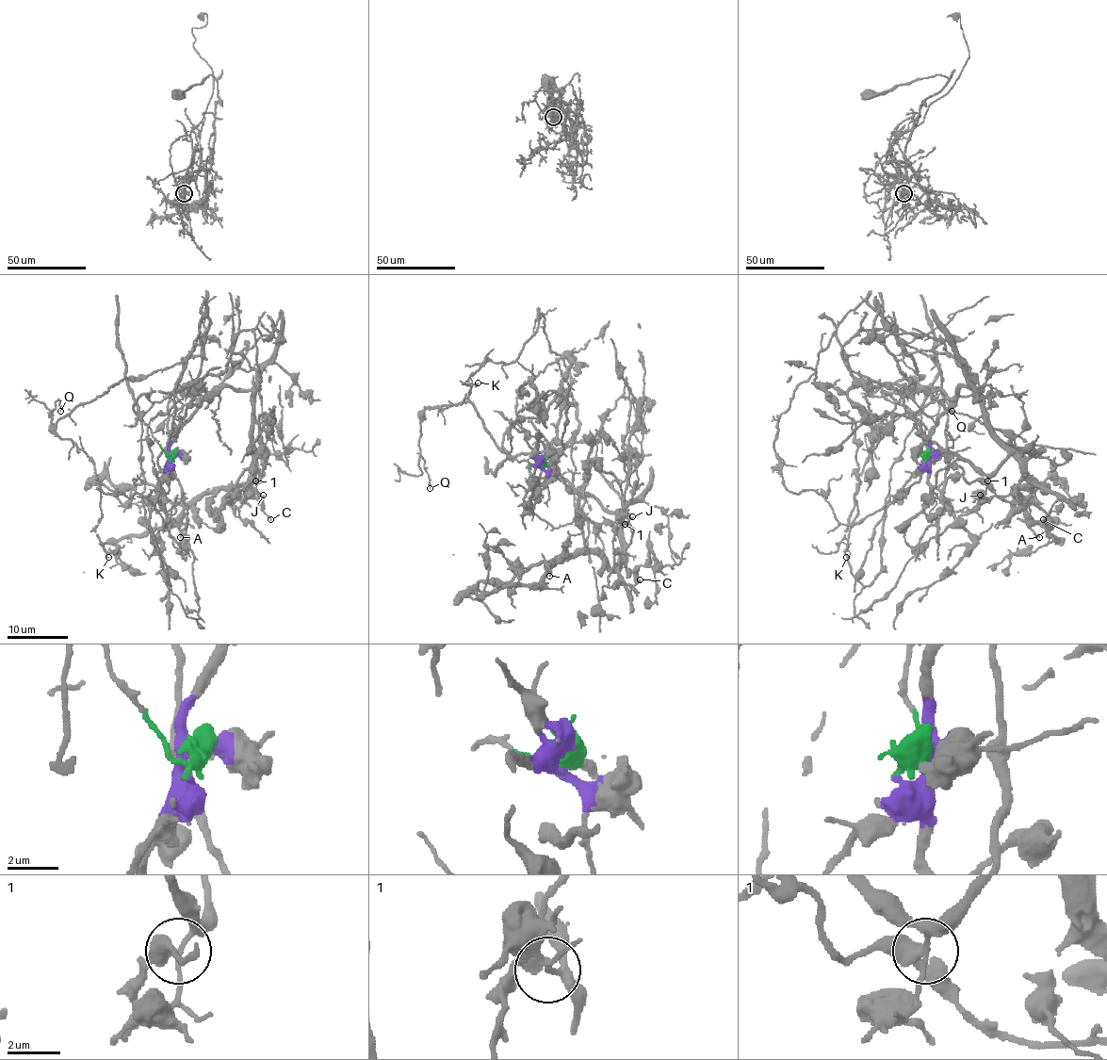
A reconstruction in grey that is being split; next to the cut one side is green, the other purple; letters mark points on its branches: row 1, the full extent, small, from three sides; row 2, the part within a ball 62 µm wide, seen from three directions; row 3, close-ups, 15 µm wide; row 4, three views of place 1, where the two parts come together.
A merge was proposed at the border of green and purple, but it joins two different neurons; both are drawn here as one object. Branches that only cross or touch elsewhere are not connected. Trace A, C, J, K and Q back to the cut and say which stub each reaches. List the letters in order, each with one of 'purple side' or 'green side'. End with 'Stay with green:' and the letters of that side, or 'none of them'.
A: purple side
C: purple side
J: purple side
K: green side
Q: green side
Stay with green: K, Q

